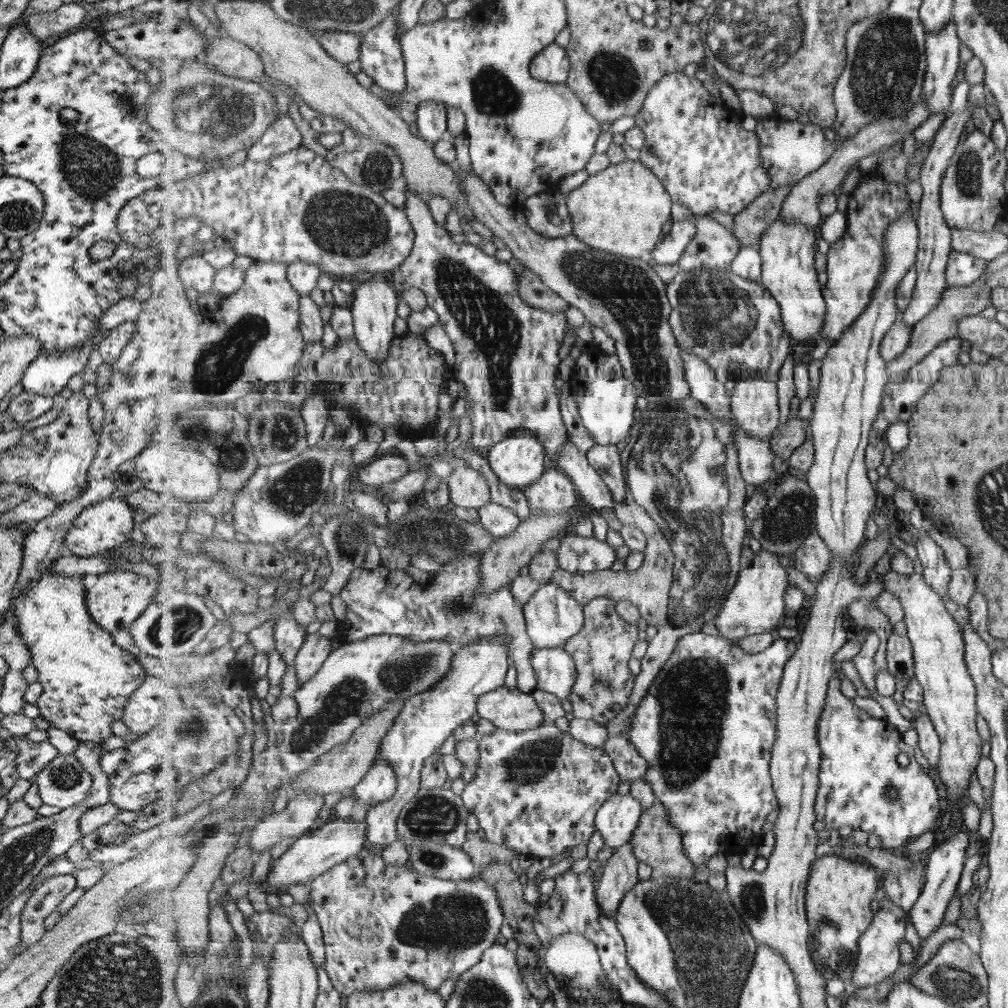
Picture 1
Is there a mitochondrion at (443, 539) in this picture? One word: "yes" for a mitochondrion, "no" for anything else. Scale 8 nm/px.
yes

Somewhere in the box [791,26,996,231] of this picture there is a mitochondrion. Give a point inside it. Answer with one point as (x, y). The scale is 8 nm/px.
(968, 173)

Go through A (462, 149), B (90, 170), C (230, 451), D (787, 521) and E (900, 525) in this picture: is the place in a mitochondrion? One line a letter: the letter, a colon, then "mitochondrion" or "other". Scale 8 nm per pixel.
A: other
B: mitochondrion
C: mitochondrion
D: mitochondrion
E: other

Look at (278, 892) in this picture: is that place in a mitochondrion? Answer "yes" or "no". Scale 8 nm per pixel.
no

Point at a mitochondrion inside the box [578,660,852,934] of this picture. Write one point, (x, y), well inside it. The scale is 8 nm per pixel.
(751, 897)

